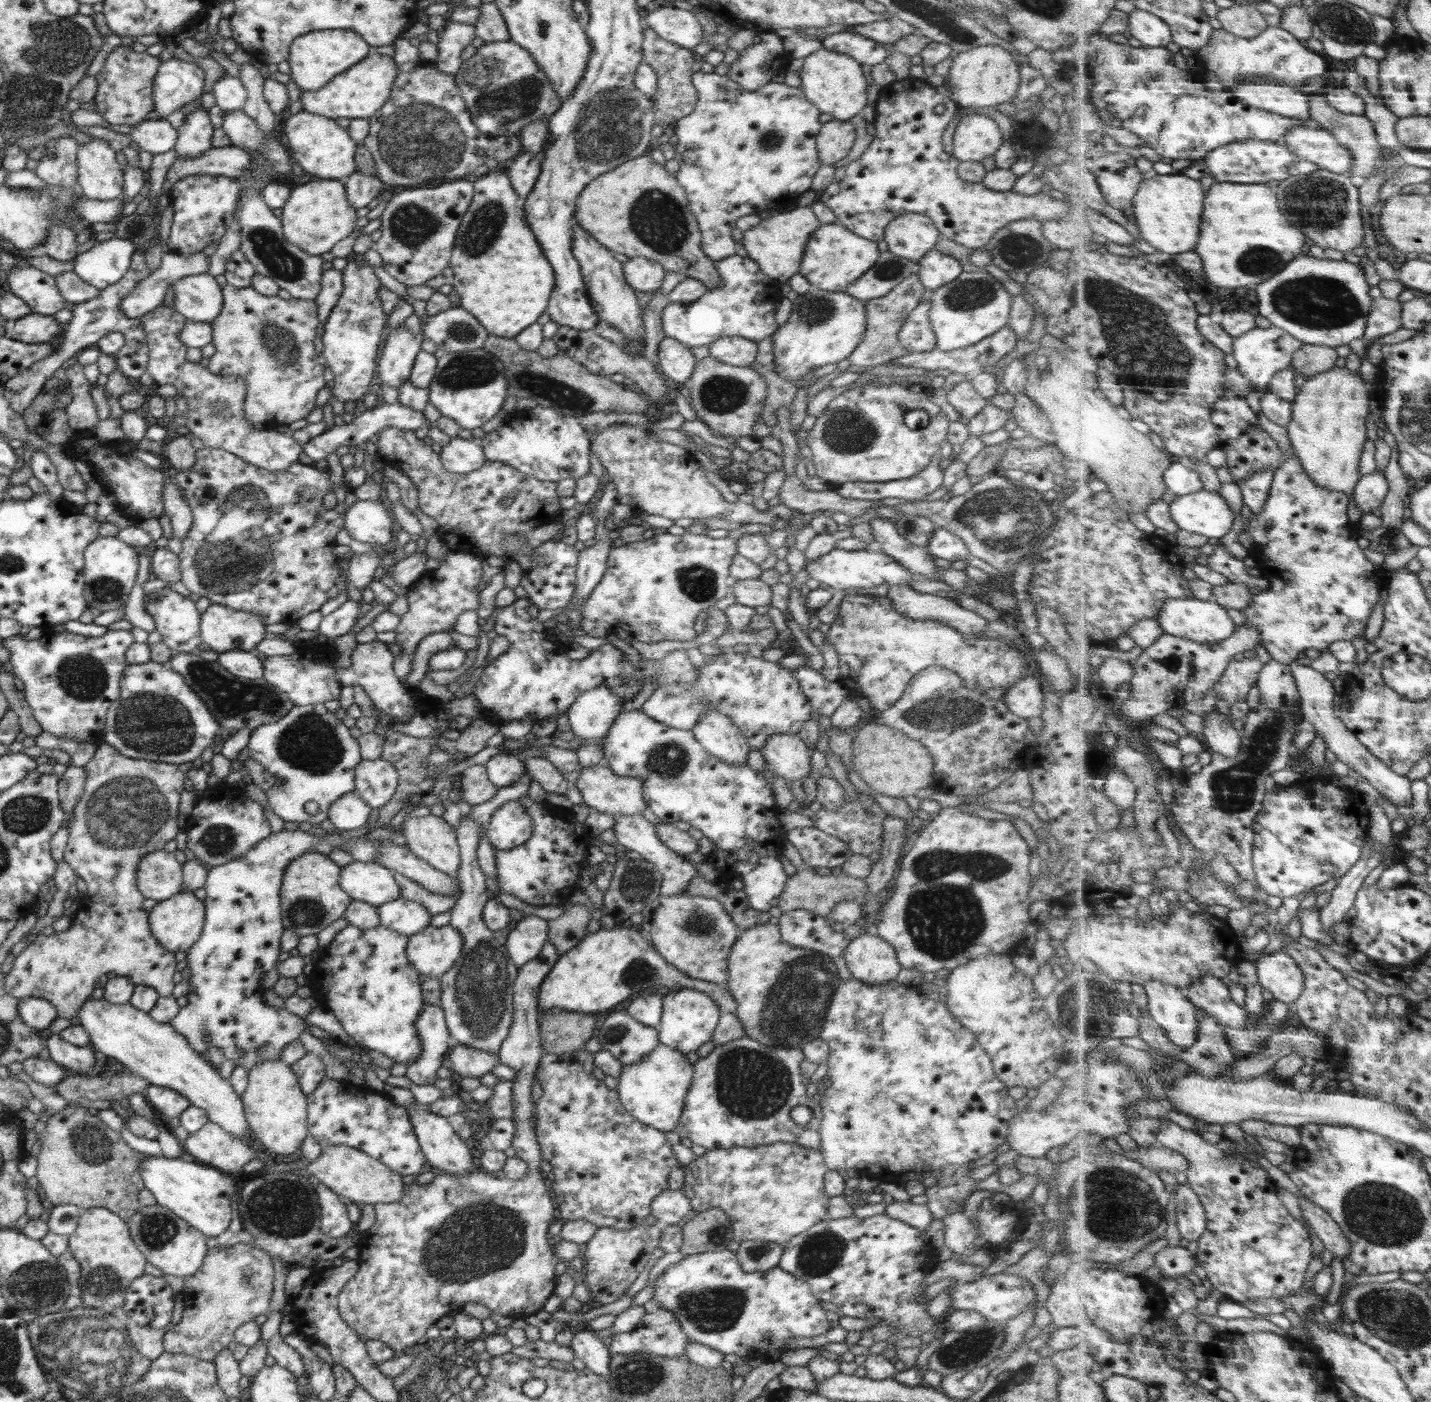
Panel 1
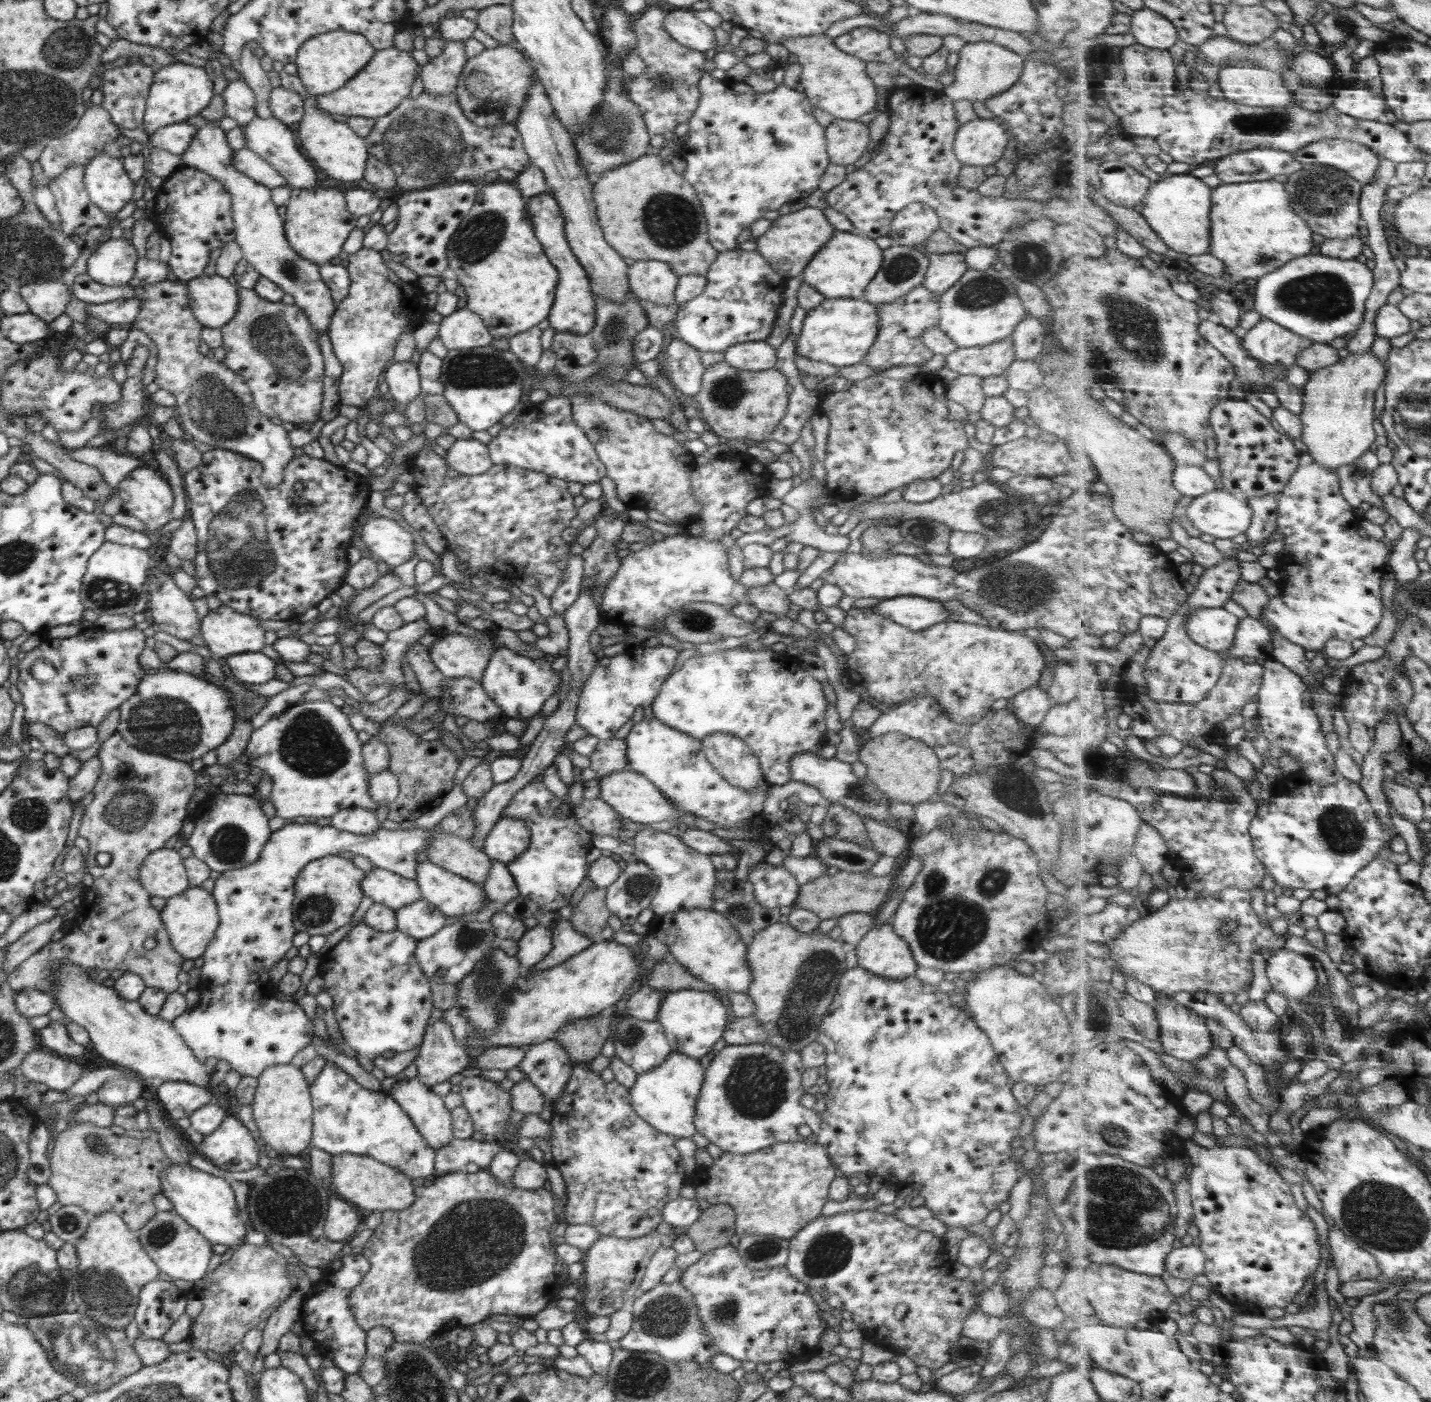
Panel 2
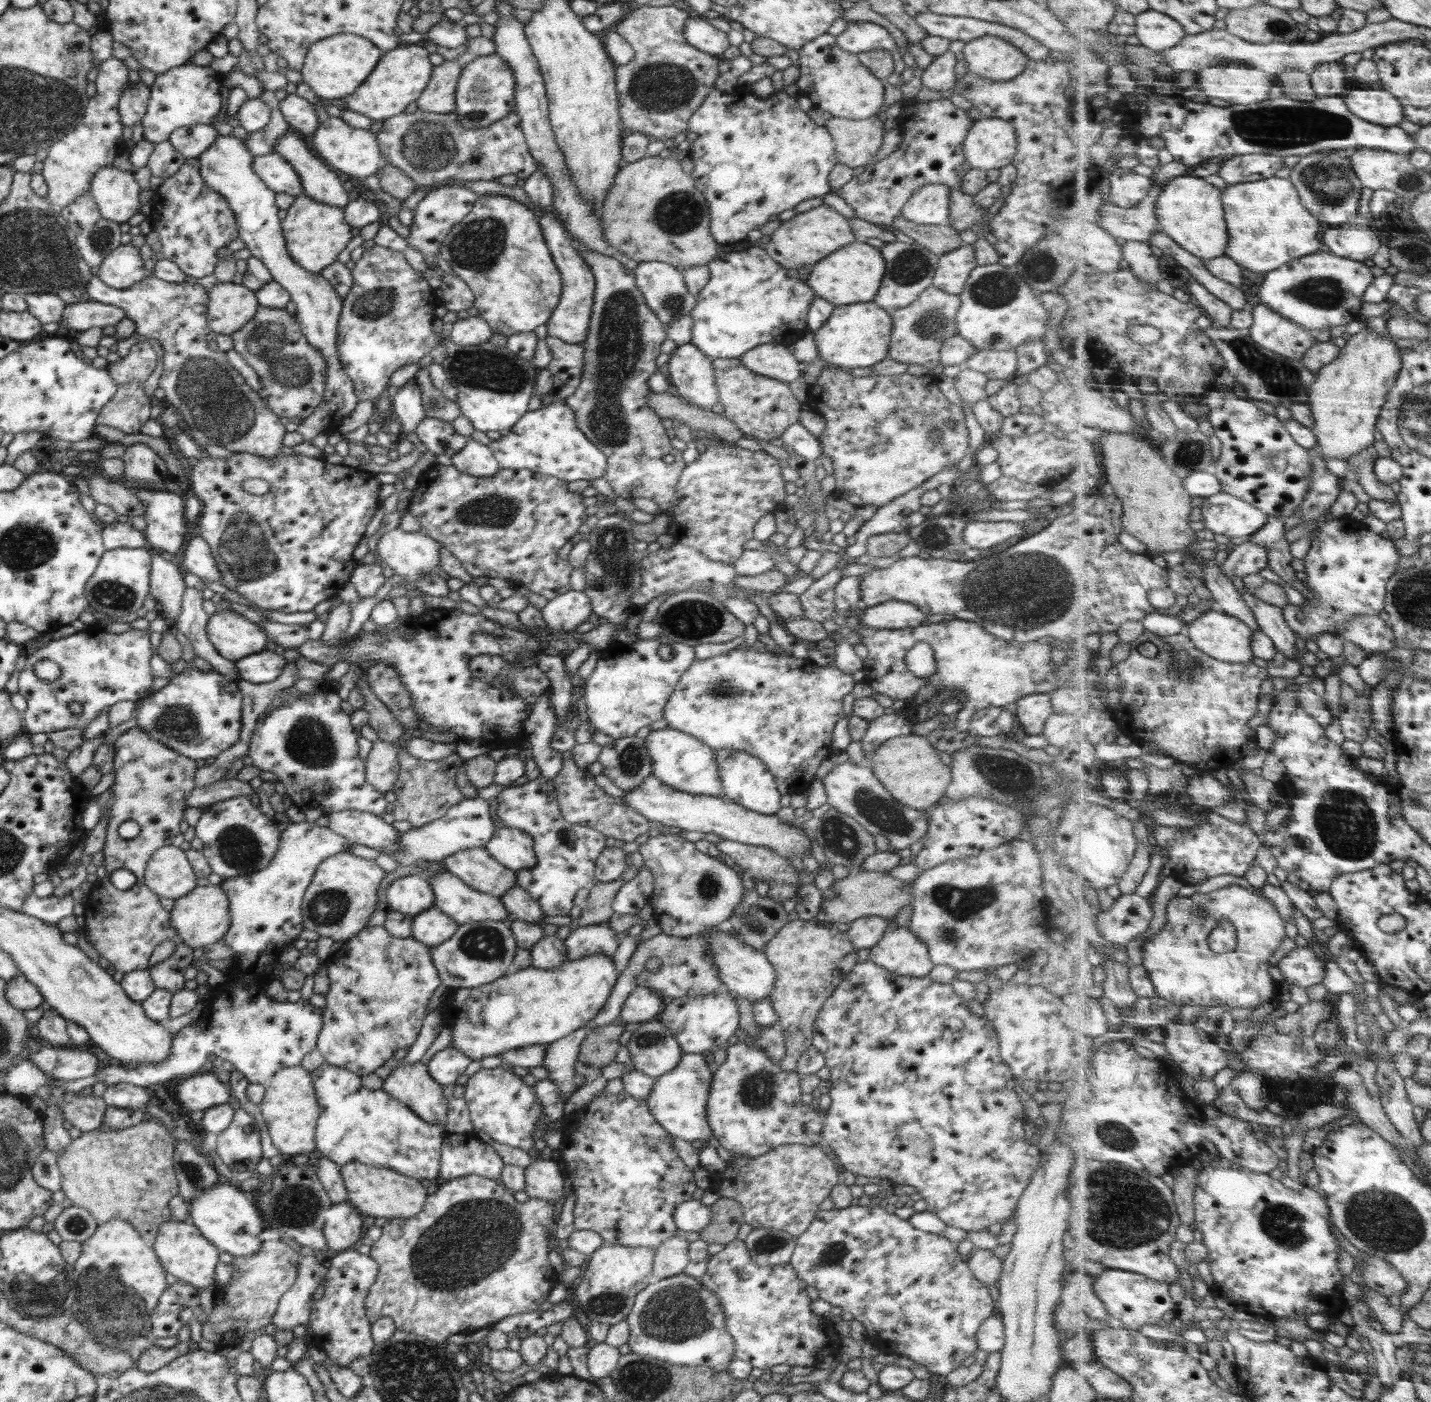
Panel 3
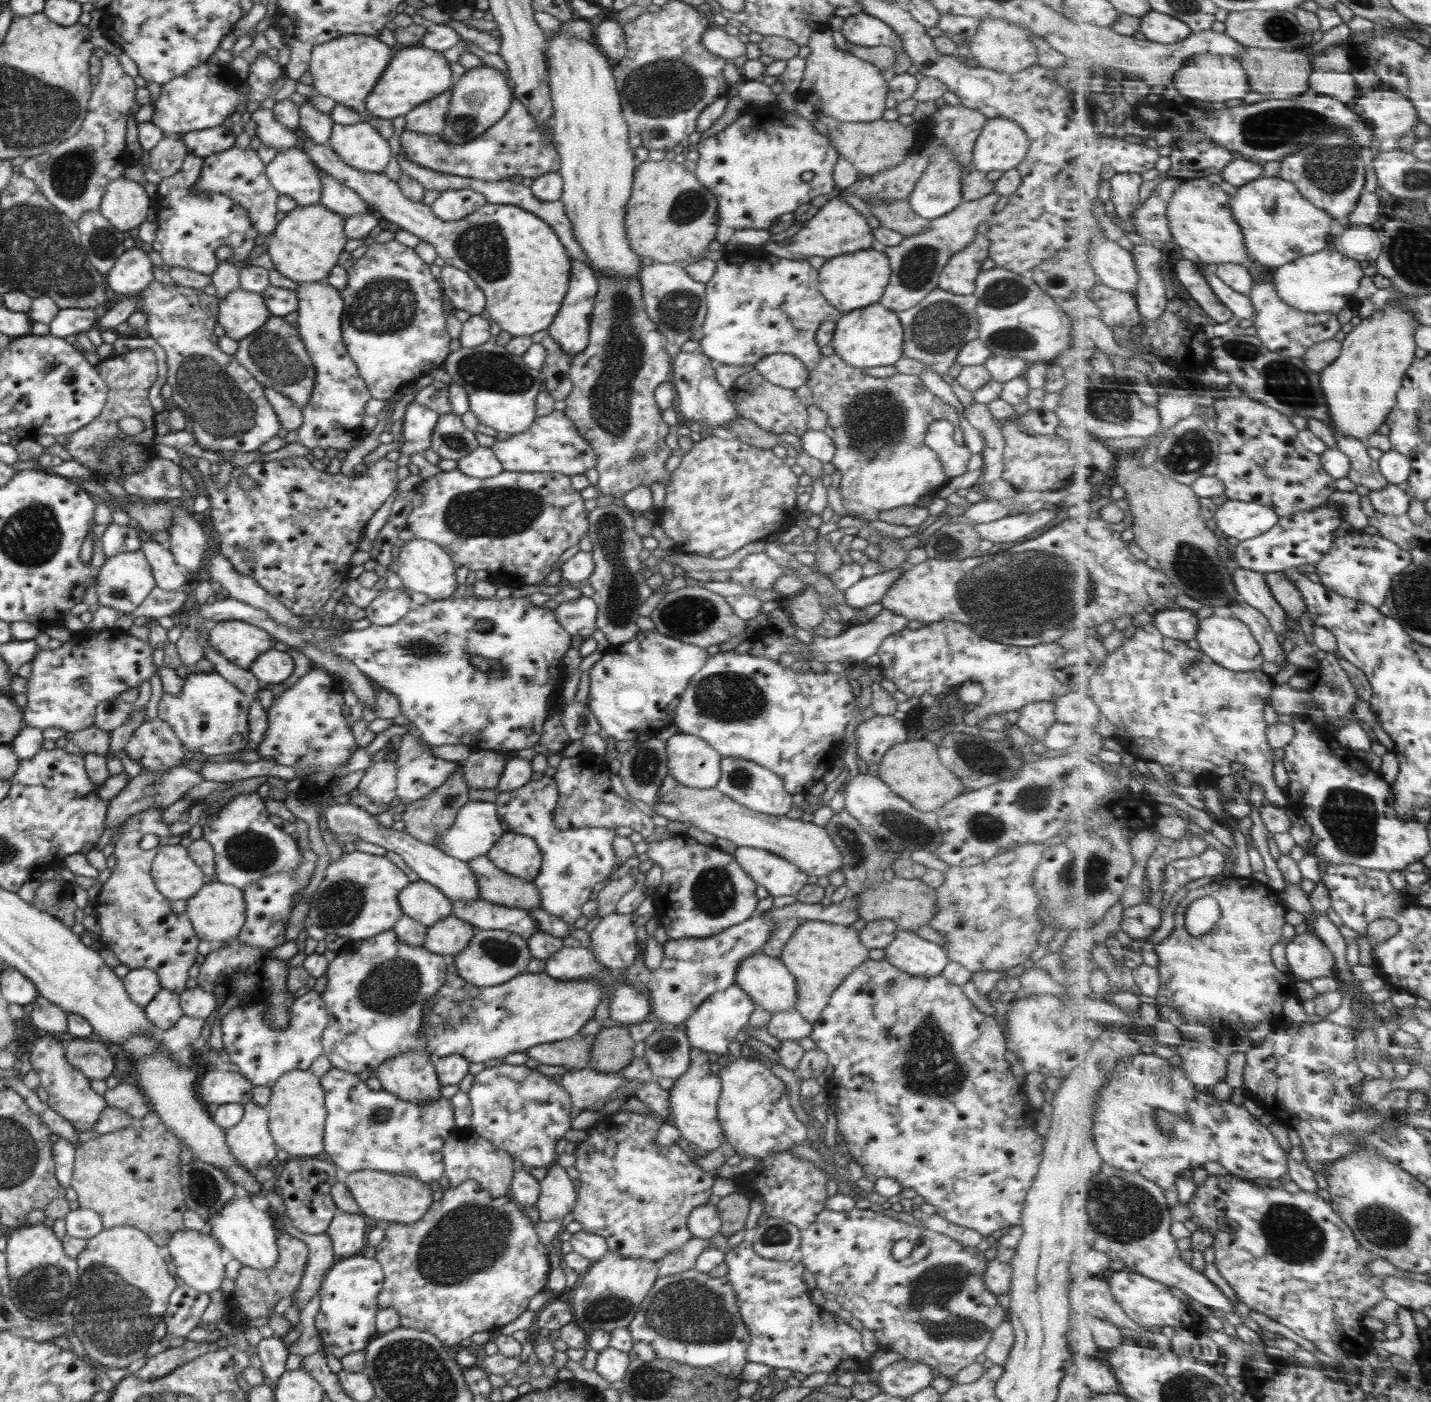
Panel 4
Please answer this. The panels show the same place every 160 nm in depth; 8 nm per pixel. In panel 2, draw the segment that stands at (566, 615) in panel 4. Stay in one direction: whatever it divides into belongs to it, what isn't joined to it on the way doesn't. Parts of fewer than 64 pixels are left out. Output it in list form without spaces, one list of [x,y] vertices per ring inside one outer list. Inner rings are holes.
[[[570,552],[563,583],[558,585],[549,598],[555,615],[563,617],[572,608],[572,604],[576,604],[583,586],[583,574],[583,558]]]

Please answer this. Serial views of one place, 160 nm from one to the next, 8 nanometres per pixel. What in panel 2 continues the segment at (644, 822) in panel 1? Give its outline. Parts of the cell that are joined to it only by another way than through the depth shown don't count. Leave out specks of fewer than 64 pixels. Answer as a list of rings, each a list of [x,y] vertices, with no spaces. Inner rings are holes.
[[[644,829],[636,832],[633,839],[633,857],[652,868],[658,878],[658,889],[649,906],[656,916],[662,917],[682,909],[713,908],[713,892],[718,884],[715,873],[718,870],[710,855],[686,846],[679,835],[673,836],[668,832]]]

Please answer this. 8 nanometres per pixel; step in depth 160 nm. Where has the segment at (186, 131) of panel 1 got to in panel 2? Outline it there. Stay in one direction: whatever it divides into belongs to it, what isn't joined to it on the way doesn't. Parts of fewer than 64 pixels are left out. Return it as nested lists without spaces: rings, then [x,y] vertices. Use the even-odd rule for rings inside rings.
[[[206,124],[198,128],[194,140],[190,142],[190,148],[186,148],[180,158],[184,166],[206,172],[208,176],[218,180],[230,194],[236,234],[234,241],[240,246],[244,260],[252,265],[258,274],[277,284],[286,294],[290,294],[295,305],[306,313],[318,334],[327,334],[336,304],[331,299],[330,289],[319,274],[319,266],[304,260],[294,252],[285,235],[284,221],[272,203],[271,189],[236,171],[232,163],[234,154],[236,151],[230,149],[226,141],[226,132],[218,125]]]

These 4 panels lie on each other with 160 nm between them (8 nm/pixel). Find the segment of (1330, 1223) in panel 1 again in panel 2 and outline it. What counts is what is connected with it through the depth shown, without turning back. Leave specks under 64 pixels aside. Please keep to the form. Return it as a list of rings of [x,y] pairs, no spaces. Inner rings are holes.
[[[1338,1226],[1329,1228],[1329,1244],[1340,1280],[1366,1280],[1382,1274],[1378,1259],[1350,1239]]]

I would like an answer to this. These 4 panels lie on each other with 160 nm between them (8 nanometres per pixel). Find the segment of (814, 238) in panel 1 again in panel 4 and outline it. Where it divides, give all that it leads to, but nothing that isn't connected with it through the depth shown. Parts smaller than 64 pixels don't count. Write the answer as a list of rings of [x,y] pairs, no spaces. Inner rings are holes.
[[[874,249],[860,250],[827,259],[818,270],[818,290],[826,300],[842,313],[878,303],[888,284],[892,269],[890,260]]]

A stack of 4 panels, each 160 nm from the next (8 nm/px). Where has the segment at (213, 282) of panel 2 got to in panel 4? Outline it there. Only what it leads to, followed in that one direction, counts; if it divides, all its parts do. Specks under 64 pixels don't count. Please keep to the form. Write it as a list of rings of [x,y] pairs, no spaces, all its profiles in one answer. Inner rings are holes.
[[[242,288],[233,290],[218,305],[217,323],[225,330],[225,335],[239,341],[253,333],[270,318],[264,297]]]

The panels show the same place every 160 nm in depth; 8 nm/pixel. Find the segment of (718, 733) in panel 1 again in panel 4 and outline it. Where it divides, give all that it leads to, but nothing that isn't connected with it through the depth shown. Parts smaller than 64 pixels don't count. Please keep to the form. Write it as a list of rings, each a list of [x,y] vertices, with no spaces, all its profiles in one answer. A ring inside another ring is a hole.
[[[723,757],[721,760],[721,775],[717,782],[716,790],[729,796],[734,802],[750,808],[752,811],[762,812],[762,814],[785,816],[792,810],[792,794],[783,785],[782,779],[771,770],[752,762],[751,760]]]

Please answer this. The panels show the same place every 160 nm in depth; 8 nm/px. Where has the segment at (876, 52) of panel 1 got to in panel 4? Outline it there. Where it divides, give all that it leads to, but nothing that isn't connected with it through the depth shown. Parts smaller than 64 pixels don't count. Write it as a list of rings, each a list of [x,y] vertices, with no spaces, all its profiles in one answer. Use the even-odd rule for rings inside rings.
[[[854,9],[846,18],[842,30],[844,38],[856,46],[889,46],[897,54],[897,62],[893,66],[896,75],[906,73],[913,64],[903,49],[902,39],[887,24],[871,14]]]

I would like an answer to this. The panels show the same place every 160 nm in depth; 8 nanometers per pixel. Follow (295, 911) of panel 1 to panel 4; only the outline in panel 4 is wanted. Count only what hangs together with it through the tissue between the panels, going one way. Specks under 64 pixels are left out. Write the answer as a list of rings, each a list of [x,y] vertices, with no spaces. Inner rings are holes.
[[[361,851],[336,853],[326,868],[324,880],[313,892],[307,915],[309,923],[316,923],[327,934],[336,934],[348,940],[370,938],[390,930],[404,915],[401,911],[399,892],[410,886],[402,867],[396,866],[387,856],[377,856]]]

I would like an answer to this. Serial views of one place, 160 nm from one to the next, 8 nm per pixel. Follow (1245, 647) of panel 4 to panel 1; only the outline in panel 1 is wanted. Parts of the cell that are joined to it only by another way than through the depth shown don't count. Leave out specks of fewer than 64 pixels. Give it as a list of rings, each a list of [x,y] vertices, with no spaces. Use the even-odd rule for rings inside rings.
[[[1170,600],[1166,604],[1166,610],[1157,618],[1164,631],[1174,637],[1188,638],[1192,641],[1216,643],[1230,638],[1236,632],[1236,622],[1230,618],[1228,610],[1212,600]]]

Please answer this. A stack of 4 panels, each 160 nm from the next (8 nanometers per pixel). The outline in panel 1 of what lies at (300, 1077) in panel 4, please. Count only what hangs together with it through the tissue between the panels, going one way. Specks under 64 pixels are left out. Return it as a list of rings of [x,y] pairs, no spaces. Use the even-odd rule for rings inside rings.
[[[279,1058],[255,1064],[248,1071],[248,1086],[241,1099],[253,1139],[258,1138],[274,1155],[290,1155],[300,1149],[309,1134],[307,1096],[288,1064]]]

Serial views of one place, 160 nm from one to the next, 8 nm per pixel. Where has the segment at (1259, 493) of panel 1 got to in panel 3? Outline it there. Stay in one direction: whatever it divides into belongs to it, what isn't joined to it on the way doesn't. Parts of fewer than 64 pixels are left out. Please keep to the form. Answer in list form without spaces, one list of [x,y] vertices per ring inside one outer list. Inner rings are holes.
[[[1269,516],[1269,521],[1264,528],[1254,533],[1250,538],[1251,542],[1267,546],[1271,563],[1269,568],[1276,572],[1282,579],[1290,583],[1294,588],[1302,592],[1307,602],[1316,602],[1316,594],[1307,584],[1307,581],[1300,581],[1296,577],[1296,570],[1290,564],[1296,560],[1290,551],[1290,542],[1286,539],[1286,528],[1280,516]]]

